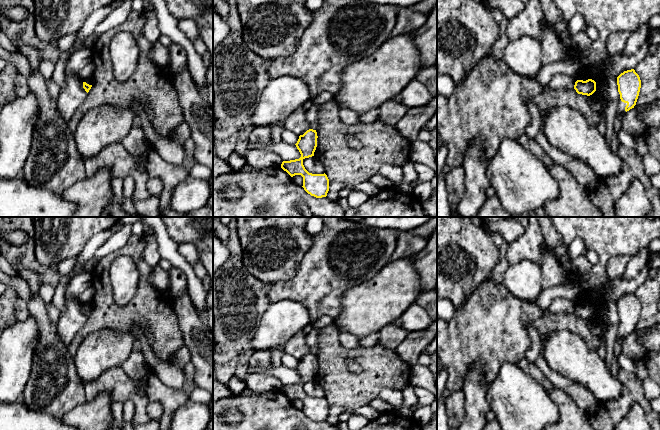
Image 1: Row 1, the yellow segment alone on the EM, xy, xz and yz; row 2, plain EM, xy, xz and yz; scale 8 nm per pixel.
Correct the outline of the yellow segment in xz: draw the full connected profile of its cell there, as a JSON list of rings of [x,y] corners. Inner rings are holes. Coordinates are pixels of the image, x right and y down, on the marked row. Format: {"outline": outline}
{"outline": [[[309,129],[303,135],[299,136],[295,144],[299,150],[301,157],[299,159],[283,161],[281,168],[286,171],[291,177],[301,175],[303,177],[304,190],[316,198],[326,197],[329,191],[329,179],[324,174],[309,173],[304,165],[303,160],[314,156],[317,147],[317,132]]]}

